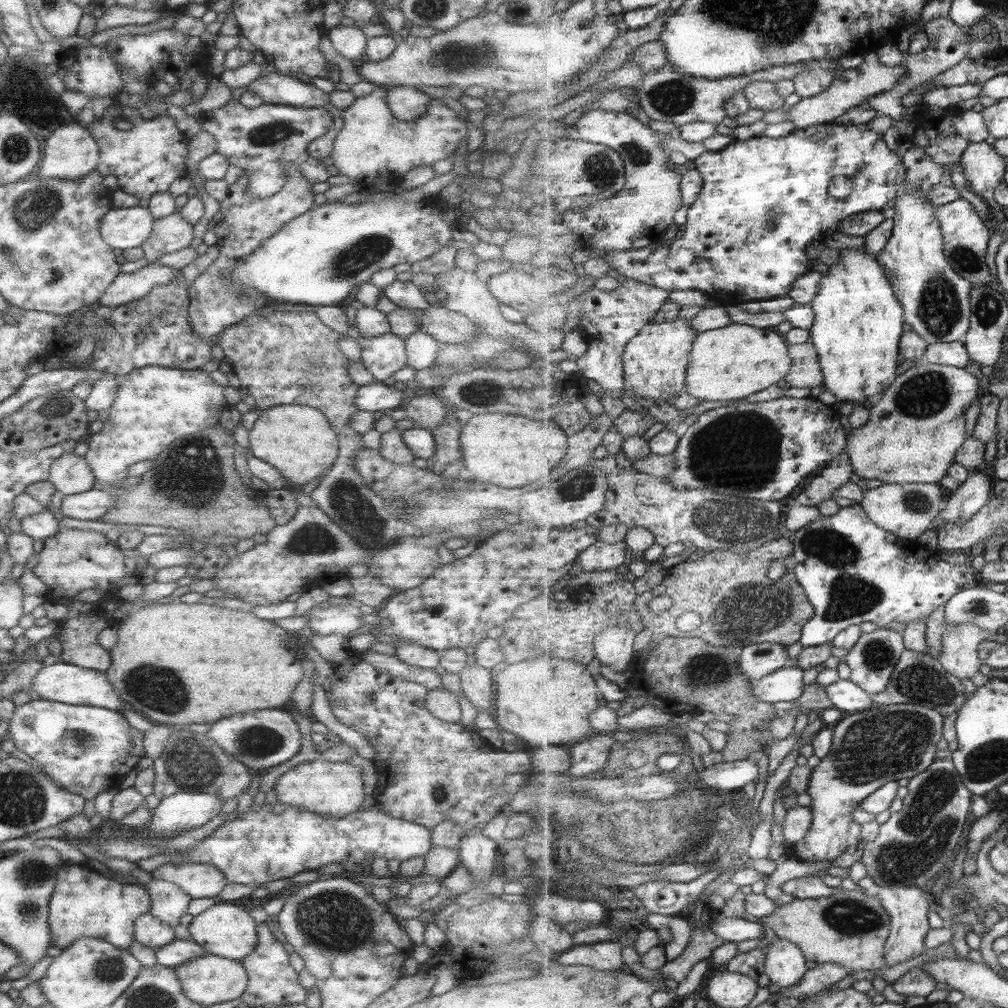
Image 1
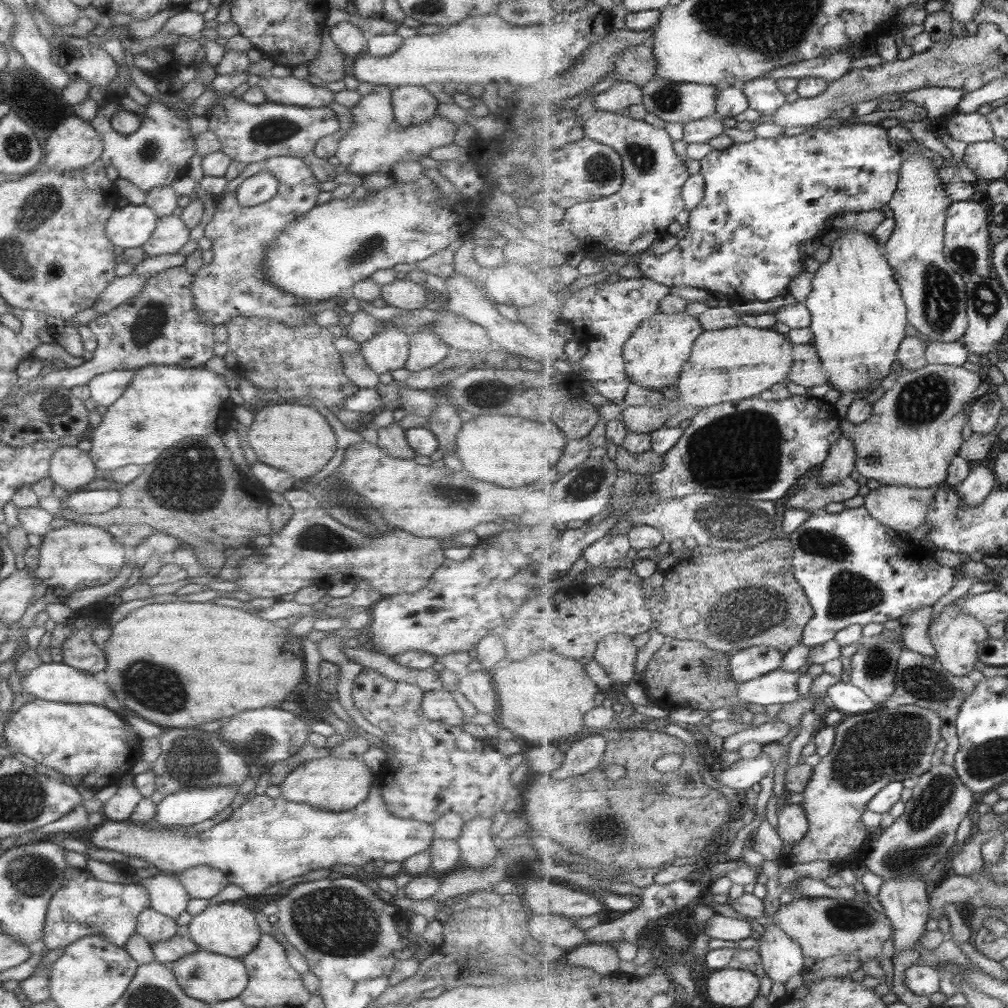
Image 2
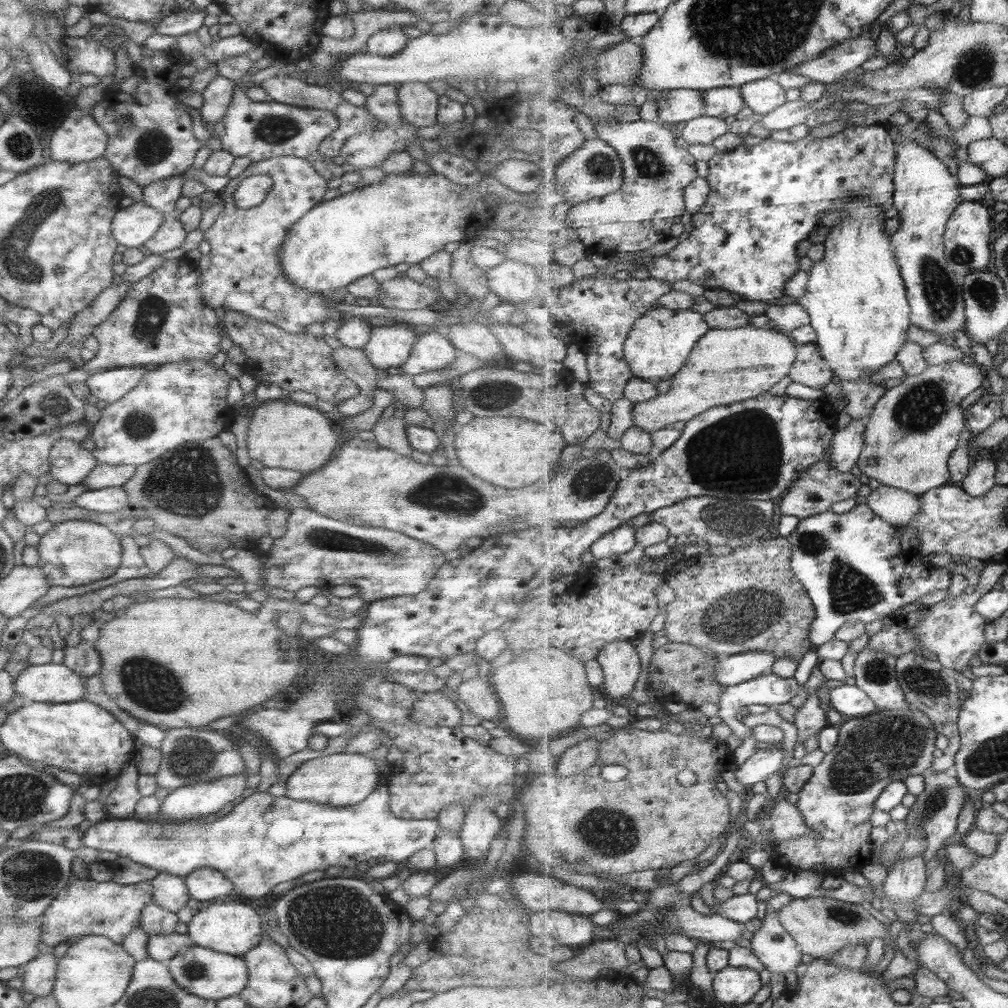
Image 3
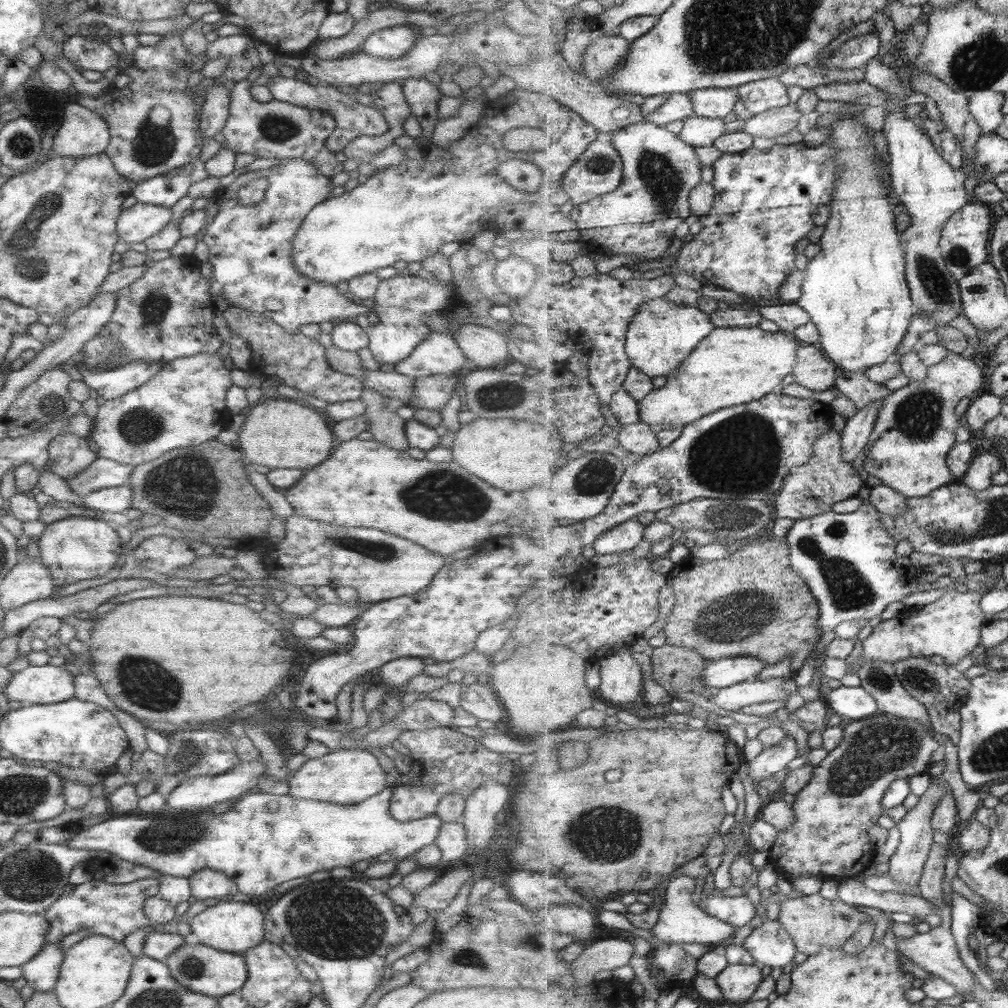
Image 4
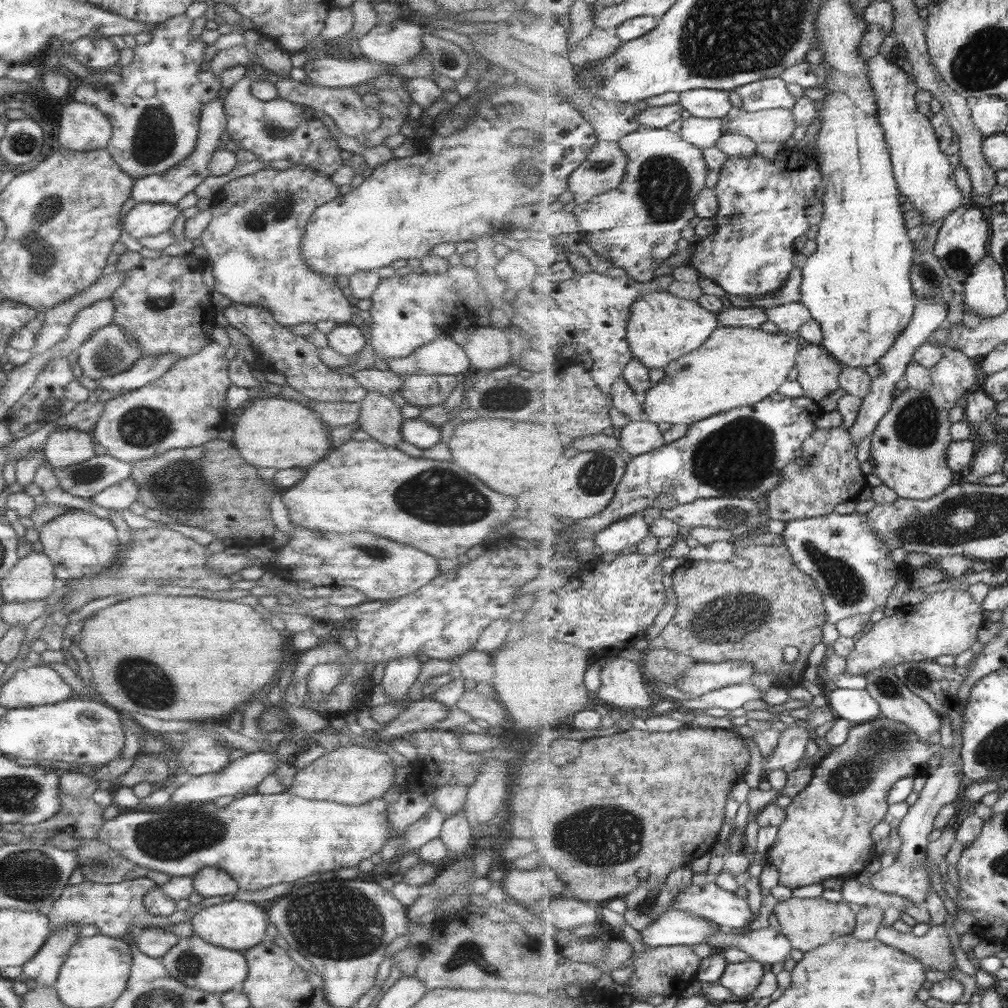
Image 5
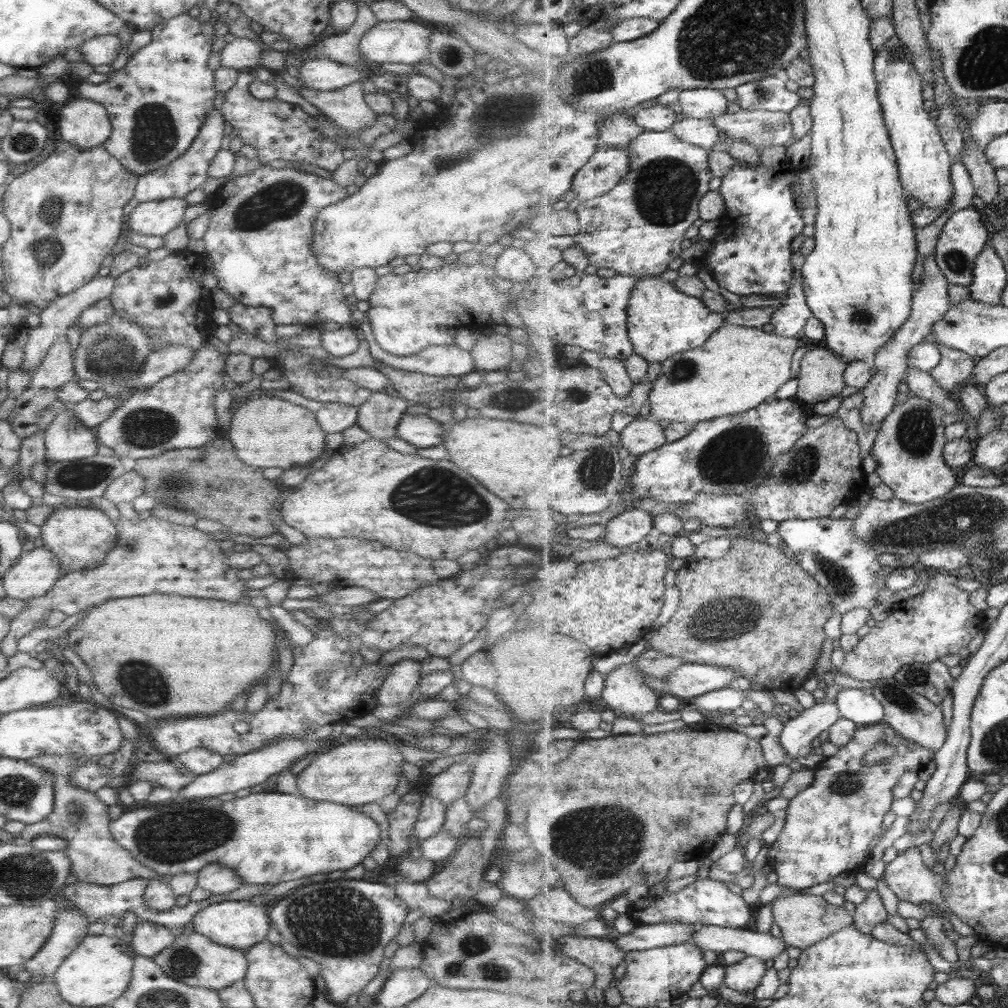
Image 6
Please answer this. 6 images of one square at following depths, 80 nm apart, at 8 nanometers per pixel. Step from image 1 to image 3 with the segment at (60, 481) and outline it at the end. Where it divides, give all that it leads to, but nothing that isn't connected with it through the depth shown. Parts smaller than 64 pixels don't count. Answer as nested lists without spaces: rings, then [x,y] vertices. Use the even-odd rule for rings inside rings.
[[[56,440],[48,452],[48,470],[52,480],[65,486],[75,486],[89,474],[96,465],[96,460],[89,450],[85,450],[80,442]]]

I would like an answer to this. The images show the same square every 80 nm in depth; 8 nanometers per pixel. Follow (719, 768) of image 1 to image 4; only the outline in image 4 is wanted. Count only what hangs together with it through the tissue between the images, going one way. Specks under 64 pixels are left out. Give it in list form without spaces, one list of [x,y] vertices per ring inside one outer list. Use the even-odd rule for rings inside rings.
[[[786,735],[780,744],[764,748],[758,757],[747,763],[749,777],[751,781],[759,783],[766,778],[773,777],[781,770],[787,770],[787,764],[799,756],[797,742],[791,736]]]

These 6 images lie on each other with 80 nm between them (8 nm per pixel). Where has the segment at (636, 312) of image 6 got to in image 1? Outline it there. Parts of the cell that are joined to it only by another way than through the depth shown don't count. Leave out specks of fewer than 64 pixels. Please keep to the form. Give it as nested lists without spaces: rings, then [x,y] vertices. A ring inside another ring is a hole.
[[[687,318],[673,321],[653,320],[626,346],[623,356],[626,382],[636,396],[649,400],[671,401],[686,390],[687,368],[697,332]]]

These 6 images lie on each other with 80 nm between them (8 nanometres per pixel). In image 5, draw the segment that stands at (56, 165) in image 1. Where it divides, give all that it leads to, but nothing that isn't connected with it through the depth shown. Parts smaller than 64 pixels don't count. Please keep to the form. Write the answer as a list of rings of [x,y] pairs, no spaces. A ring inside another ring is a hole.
[[[72,101],[62,106],[55,149],[87,152],[104,149],[111,127],[107,117],[91,104]]]

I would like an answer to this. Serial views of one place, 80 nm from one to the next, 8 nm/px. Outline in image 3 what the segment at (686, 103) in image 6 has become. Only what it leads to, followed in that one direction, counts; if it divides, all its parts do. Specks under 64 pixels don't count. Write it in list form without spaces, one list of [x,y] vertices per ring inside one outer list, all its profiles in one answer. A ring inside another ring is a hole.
[[[740,87],[704,91],[704,99],[707,105],[706,115],[718,119],[739,114],[747,106]]]

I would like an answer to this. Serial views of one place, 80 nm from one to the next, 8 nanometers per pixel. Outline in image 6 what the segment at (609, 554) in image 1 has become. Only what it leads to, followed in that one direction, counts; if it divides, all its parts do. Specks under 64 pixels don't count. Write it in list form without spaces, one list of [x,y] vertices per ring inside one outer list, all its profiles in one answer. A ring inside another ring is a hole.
[[[648,507],[624,510],[608,521],[602,542],[626,550],[631,544],[643,542],[643,538],[653,530],[653,527],[654,521],[651,521]]]

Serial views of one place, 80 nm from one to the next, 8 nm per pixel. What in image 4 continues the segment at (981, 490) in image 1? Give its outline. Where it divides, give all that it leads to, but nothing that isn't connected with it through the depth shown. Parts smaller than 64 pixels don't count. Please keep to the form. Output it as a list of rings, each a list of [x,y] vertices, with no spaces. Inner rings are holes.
[[[992,450],[984,451],[973,459],[962,482],[977,491],[987,490],[987,488],[994,485],[993,476],[1003,467],[1004,462],[997,452],[992,454]]]

